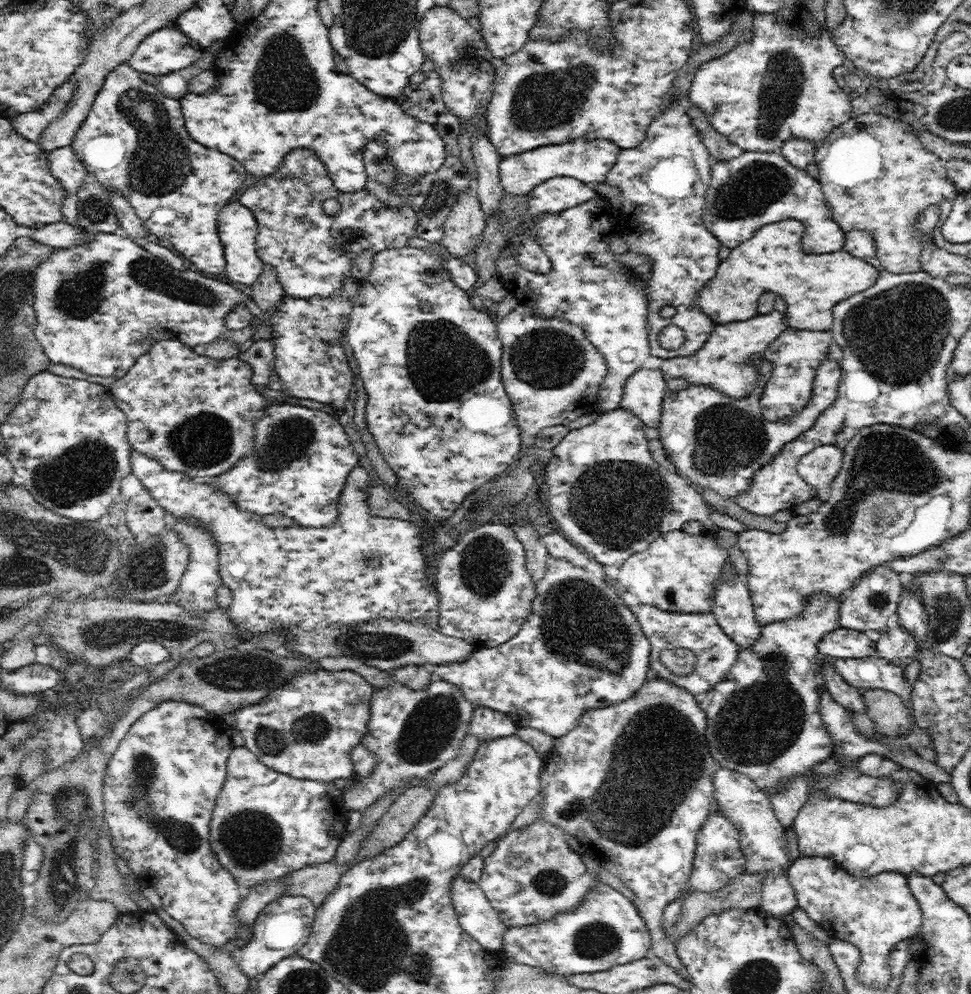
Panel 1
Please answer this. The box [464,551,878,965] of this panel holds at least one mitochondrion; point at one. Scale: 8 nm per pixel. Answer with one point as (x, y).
(673, 735)

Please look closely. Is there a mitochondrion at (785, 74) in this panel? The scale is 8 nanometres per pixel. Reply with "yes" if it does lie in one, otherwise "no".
yes

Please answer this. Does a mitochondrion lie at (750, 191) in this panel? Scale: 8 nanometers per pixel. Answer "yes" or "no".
yes

